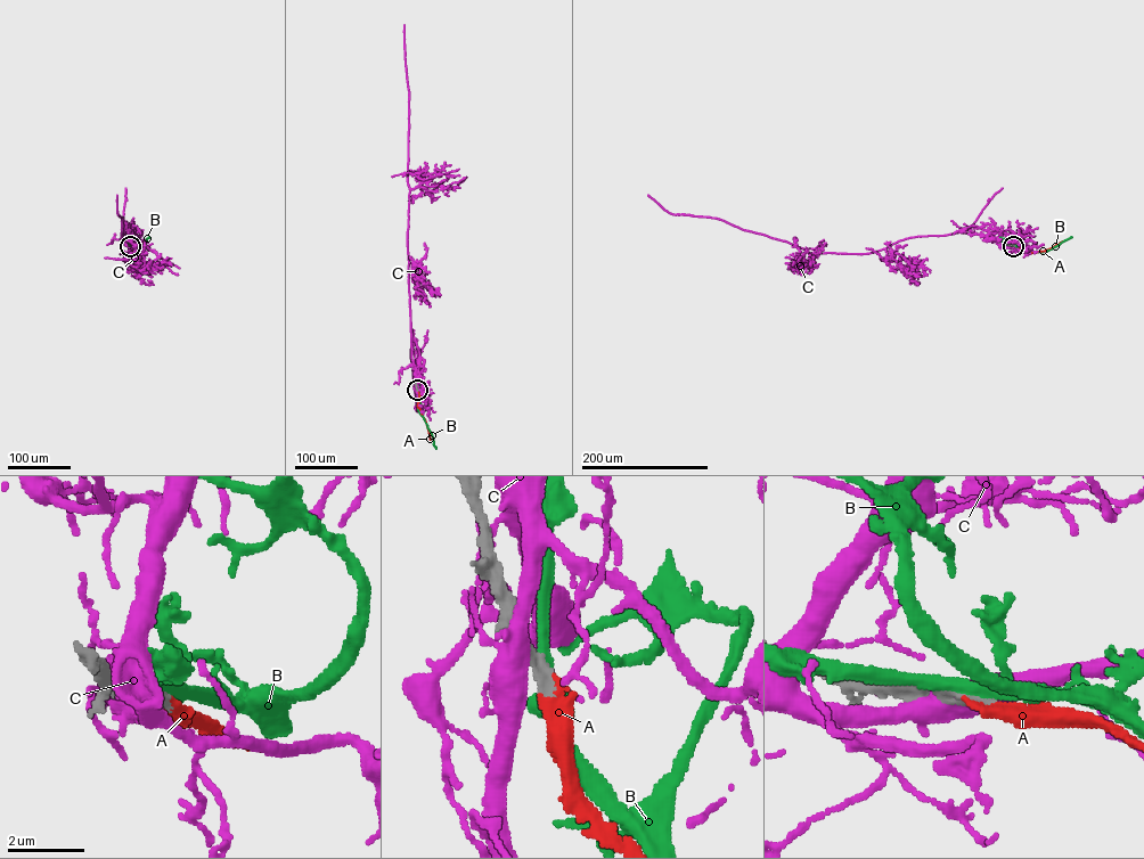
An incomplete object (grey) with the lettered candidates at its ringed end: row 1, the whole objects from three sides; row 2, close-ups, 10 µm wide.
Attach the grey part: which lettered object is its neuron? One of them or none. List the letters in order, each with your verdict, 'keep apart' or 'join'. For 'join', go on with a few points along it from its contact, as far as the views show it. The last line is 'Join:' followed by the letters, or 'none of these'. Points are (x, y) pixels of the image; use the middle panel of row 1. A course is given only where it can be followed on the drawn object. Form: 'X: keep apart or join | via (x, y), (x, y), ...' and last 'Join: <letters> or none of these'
A: join | via (417, 390), (417, 407), (430, 440)
B: keep apart
C: keep apart
Join: A

